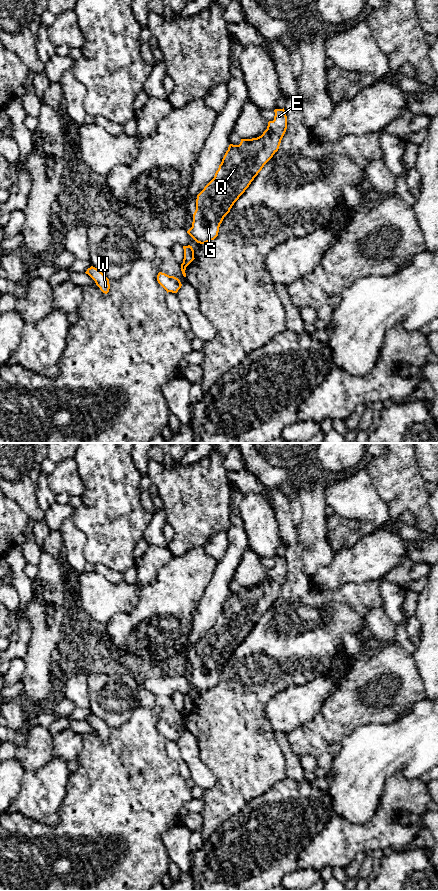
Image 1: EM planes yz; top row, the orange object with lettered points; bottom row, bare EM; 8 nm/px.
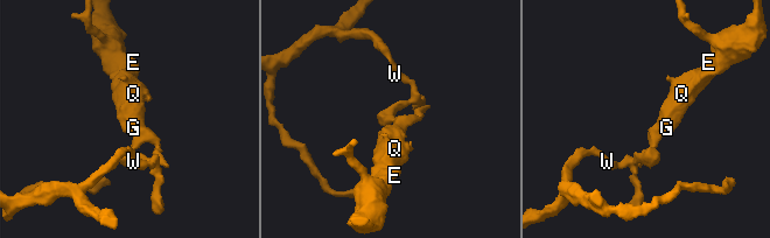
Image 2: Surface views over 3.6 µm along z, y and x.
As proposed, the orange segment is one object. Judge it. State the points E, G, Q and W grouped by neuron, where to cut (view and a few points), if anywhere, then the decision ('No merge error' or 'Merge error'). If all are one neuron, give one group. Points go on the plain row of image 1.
Groups: E G Q / W. Split along yz (181, 712), (186, 714). Merge error

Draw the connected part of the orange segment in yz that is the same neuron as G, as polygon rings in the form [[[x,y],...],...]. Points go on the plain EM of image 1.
[[[284,556],[274,560],[274,568],[261,584],[229,593],[214,626],[197,643],[192,675],[187,679],[197,691],[205,692],[218,684],[224,665],[278,599],[287,564]]]

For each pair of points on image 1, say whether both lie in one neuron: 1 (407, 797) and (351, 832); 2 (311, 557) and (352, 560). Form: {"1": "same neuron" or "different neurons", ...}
{"1": "same neuron", "2": "different neurons"}

